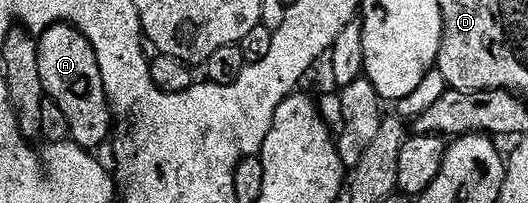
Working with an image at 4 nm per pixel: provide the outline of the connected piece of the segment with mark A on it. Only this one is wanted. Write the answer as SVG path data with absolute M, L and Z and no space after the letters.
M56 24L40 33L37 49L39 78L43 78L45 95L59 106L59 110L63 110L63 118L67 118L69 123L69 139L81 148L97 150L105 139L110 139L111 109L91 42L87 42L78 28Z

